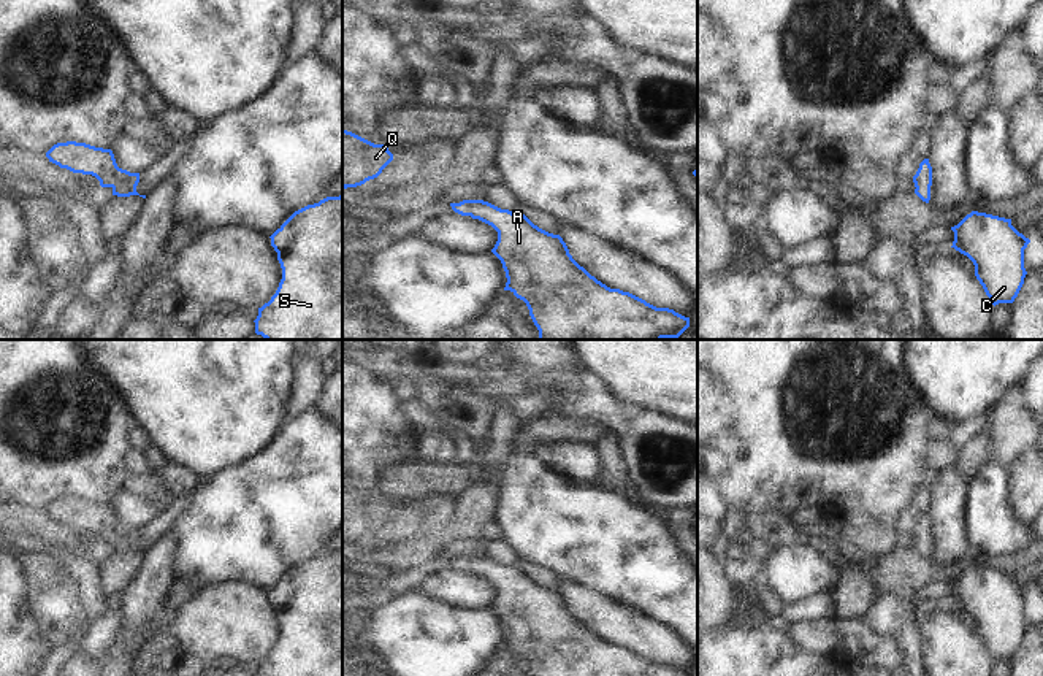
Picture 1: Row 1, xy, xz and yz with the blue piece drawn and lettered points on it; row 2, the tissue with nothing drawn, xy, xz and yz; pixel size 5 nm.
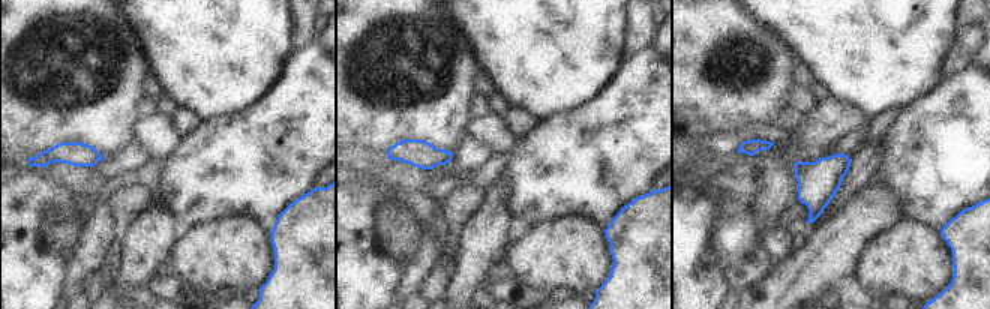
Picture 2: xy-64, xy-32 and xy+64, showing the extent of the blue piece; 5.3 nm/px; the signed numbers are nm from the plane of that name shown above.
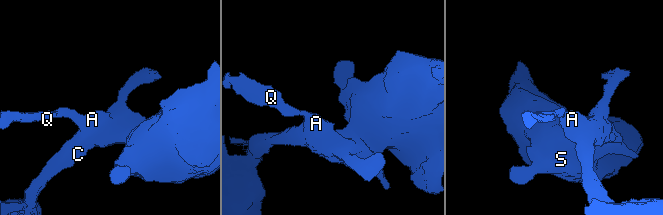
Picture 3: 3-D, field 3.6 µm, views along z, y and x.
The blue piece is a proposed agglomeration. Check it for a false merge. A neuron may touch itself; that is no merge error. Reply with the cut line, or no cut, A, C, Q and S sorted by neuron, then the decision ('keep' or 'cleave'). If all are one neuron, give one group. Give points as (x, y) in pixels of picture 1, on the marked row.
no cut; A C Q S; keep

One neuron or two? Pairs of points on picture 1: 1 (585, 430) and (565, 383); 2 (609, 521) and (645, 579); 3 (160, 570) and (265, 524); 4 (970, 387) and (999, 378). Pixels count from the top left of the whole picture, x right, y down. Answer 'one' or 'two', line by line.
1: two
2: one
3: two
4: one

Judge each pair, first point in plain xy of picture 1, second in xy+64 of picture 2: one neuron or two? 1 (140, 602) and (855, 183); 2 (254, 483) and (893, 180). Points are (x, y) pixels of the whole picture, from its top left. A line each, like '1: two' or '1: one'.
1: one
2: one

